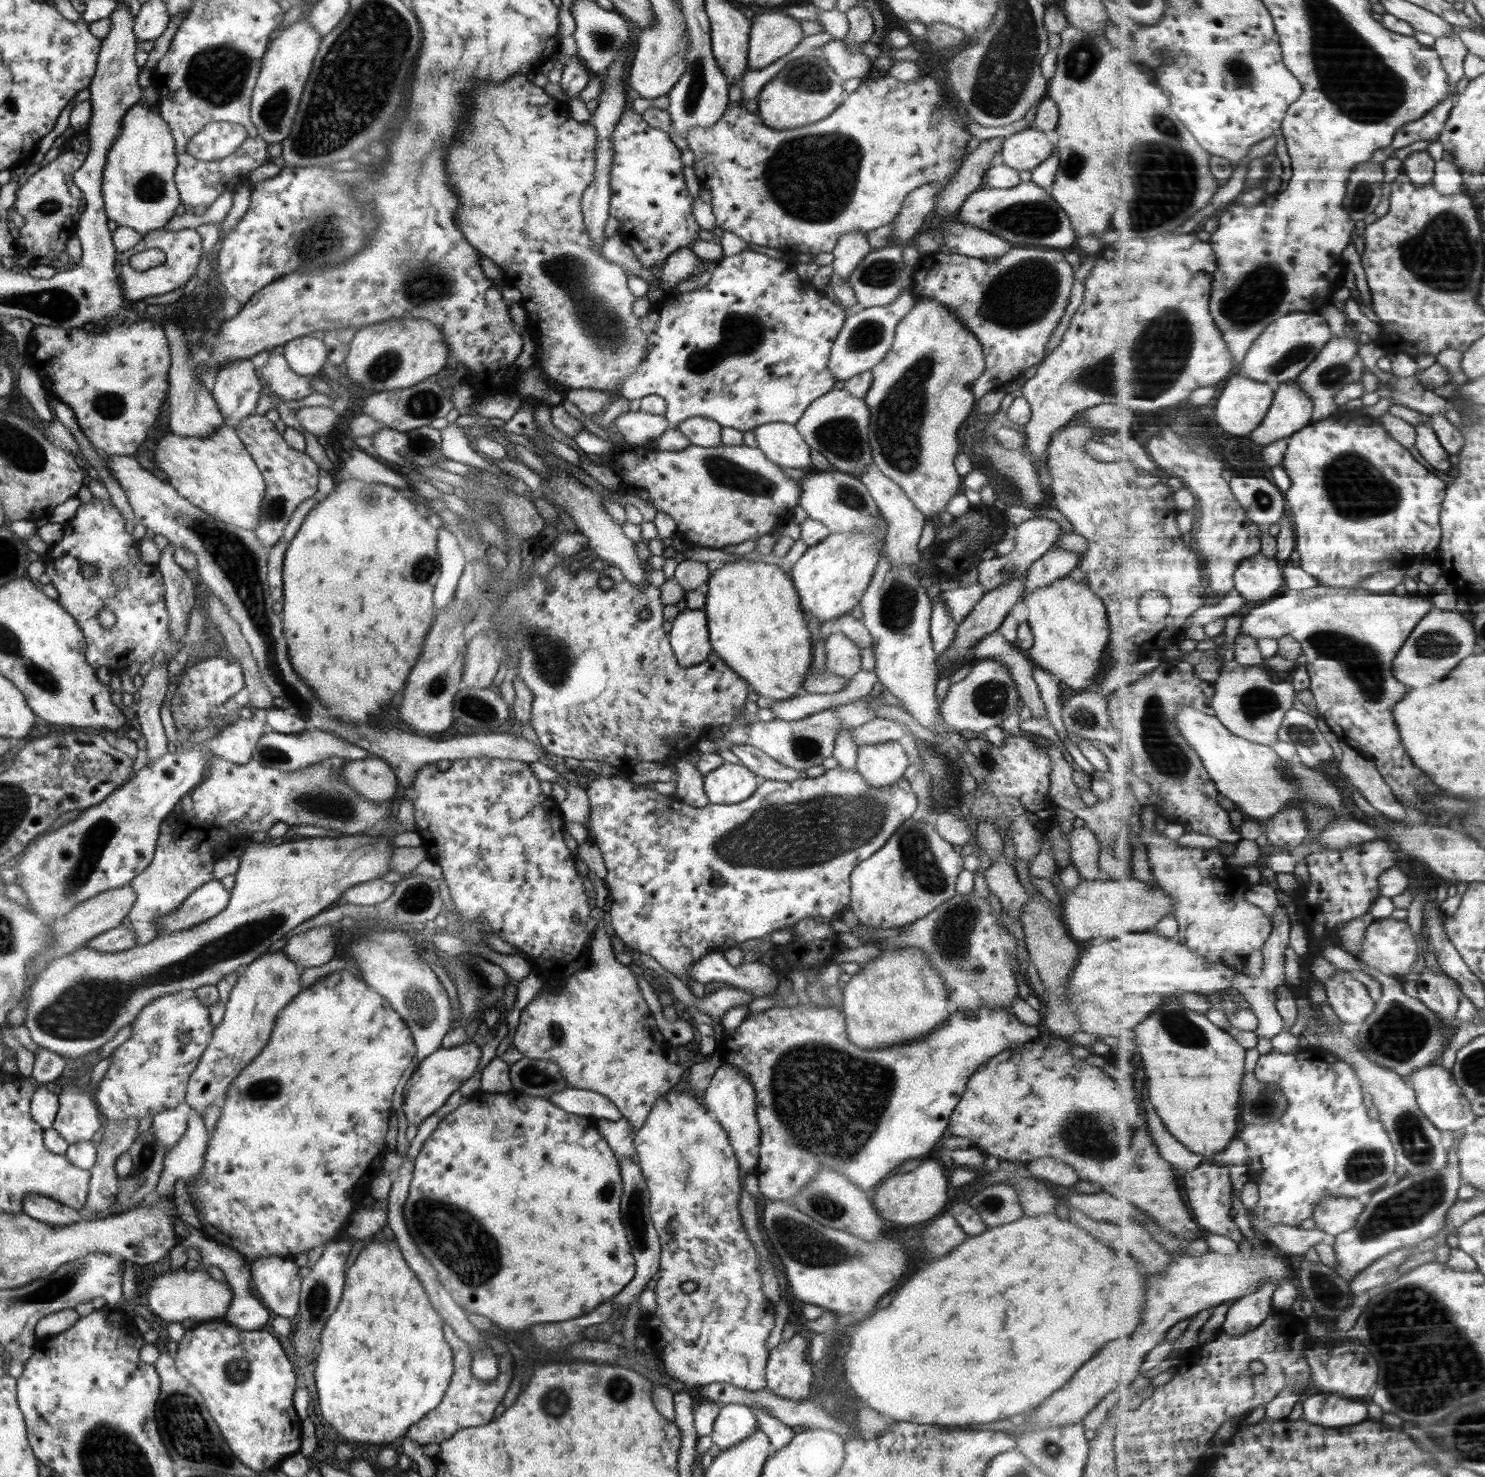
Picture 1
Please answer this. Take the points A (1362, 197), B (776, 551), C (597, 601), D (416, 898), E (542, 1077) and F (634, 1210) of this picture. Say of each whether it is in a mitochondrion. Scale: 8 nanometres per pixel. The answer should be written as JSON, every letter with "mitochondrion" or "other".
{"A":"mitochondrion","B":"other","C":"other","D":"mitochondrion","E":"mitochondrion","F":"mitochondrion"}

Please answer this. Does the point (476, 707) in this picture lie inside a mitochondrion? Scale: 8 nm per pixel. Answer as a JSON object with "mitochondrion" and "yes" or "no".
{"mitochondrion":"yes"}

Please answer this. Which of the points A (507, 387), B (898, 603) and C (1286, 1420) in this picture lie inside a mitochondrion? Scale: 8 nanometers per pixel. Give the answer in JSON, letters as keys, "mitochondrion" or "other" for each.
{"A":"other","B":"mitochondrion","C":"other"}

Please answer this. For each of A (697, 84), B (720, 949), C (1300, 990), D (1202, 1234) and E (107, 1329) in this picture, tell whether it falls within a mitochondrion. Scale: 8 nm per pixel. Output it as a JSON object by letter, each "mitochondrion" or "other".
{"A":"mitochondrion","B":"other","C":"other","D":"other","E":"other"}

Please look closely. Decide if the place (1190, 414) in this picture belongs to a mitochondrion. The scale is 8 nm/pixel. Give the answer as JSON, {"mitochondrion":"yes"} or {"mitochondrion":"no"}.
{"mitochondrion":"no"}

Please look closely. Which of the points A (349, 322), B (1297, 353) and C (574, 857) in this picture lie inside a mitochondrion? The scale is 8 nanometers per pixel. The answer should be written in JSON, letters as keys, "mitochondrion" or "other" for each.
{"A":"other","B":"mitochondrion","C":"other"}

